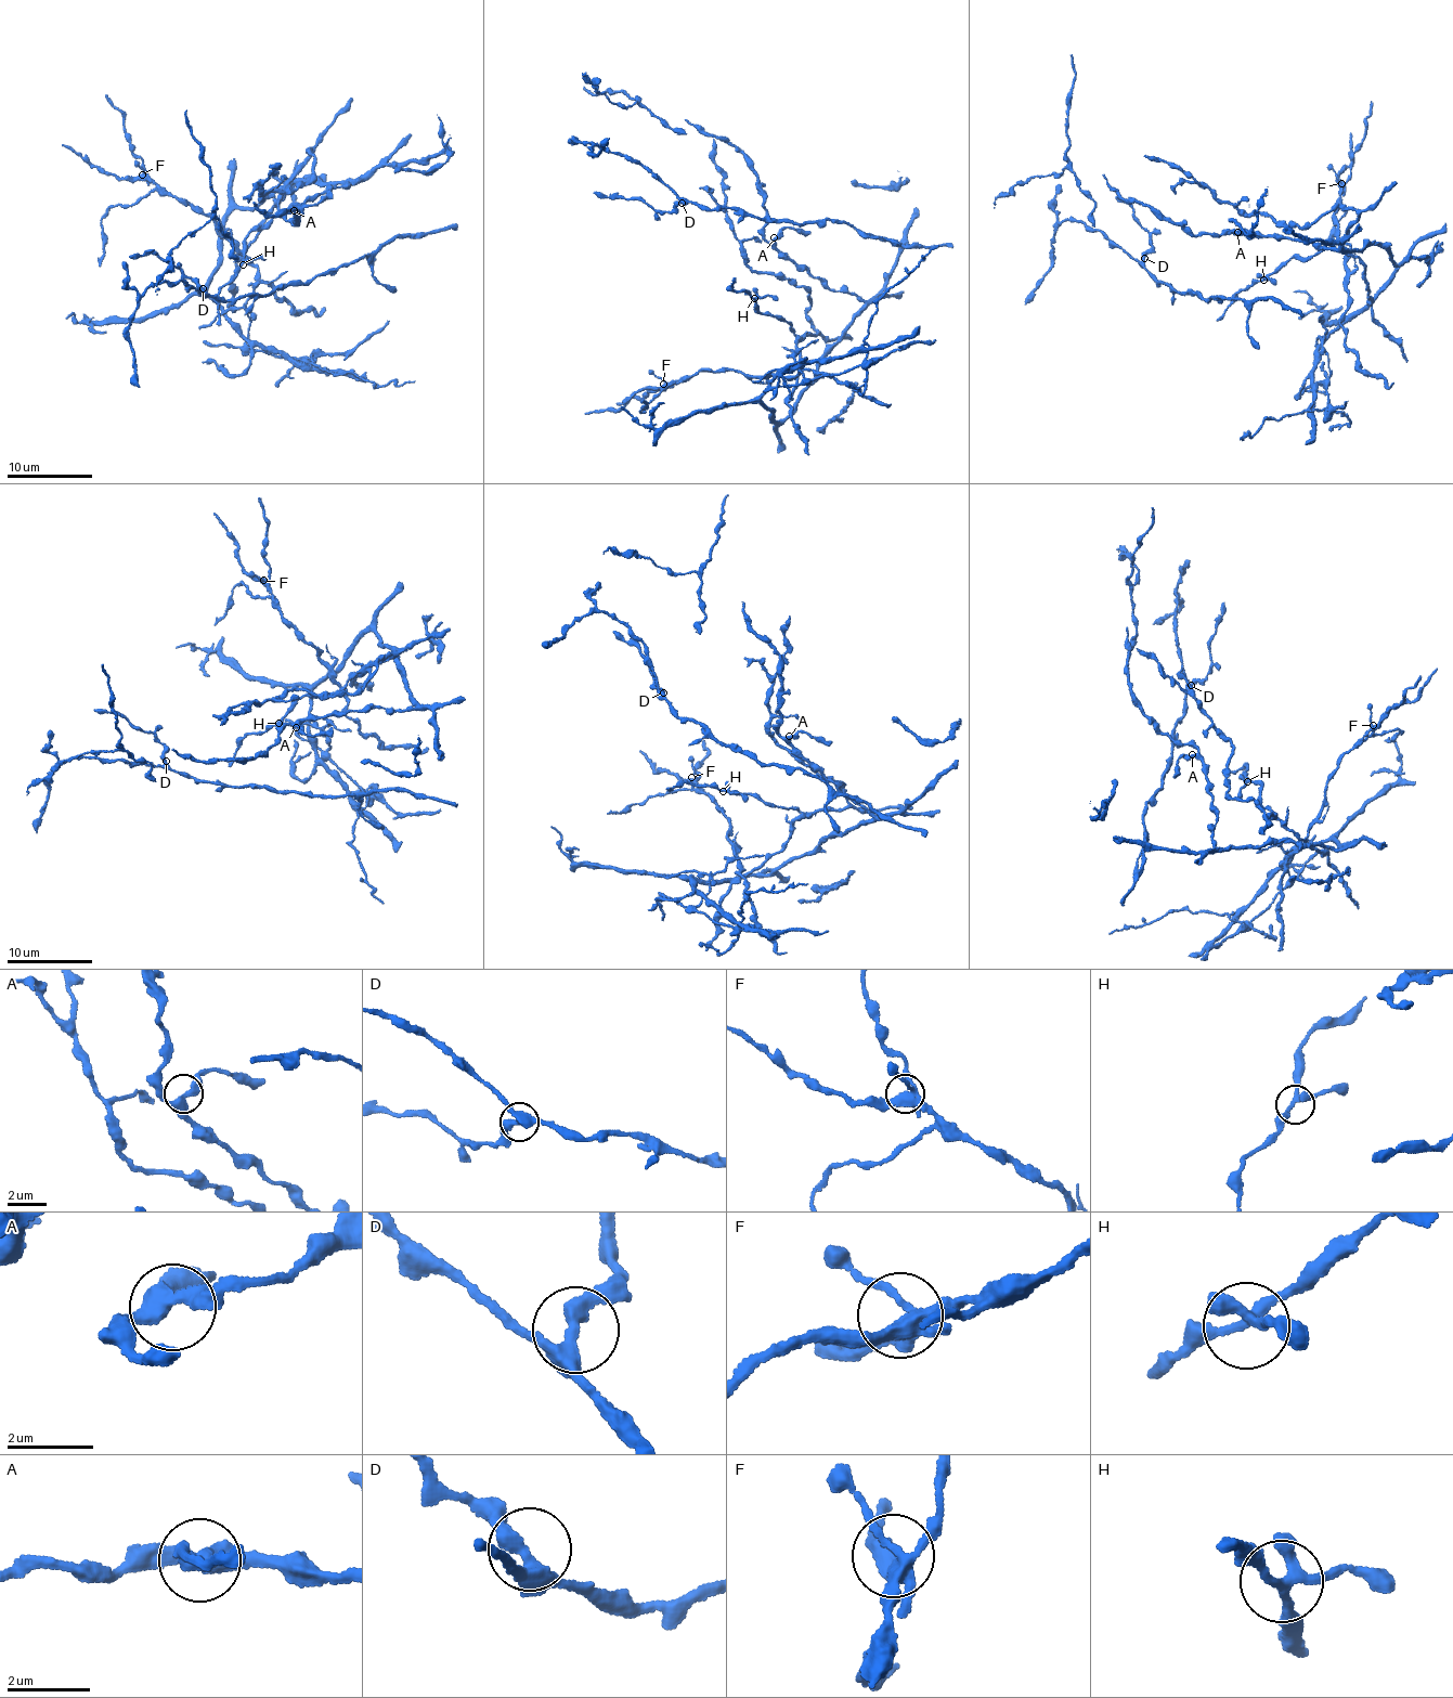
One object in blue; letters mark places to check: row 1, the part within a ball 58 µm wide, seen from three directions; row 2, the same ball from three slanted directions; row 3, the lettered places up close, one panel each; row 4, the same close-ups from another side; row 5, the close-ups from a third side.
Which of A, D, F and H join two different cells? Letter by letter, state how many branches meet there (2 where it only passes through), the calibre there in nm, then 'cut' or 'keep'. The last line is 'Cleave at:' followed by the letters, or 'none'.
A: branches 3; calibre 380 nm; keep
D: branches 3; calibre 360 nm; keep
F: branches 5; calibre 360 nm; keep
H: branches 4; calibre 200 nm; keep
Cleave at: none

